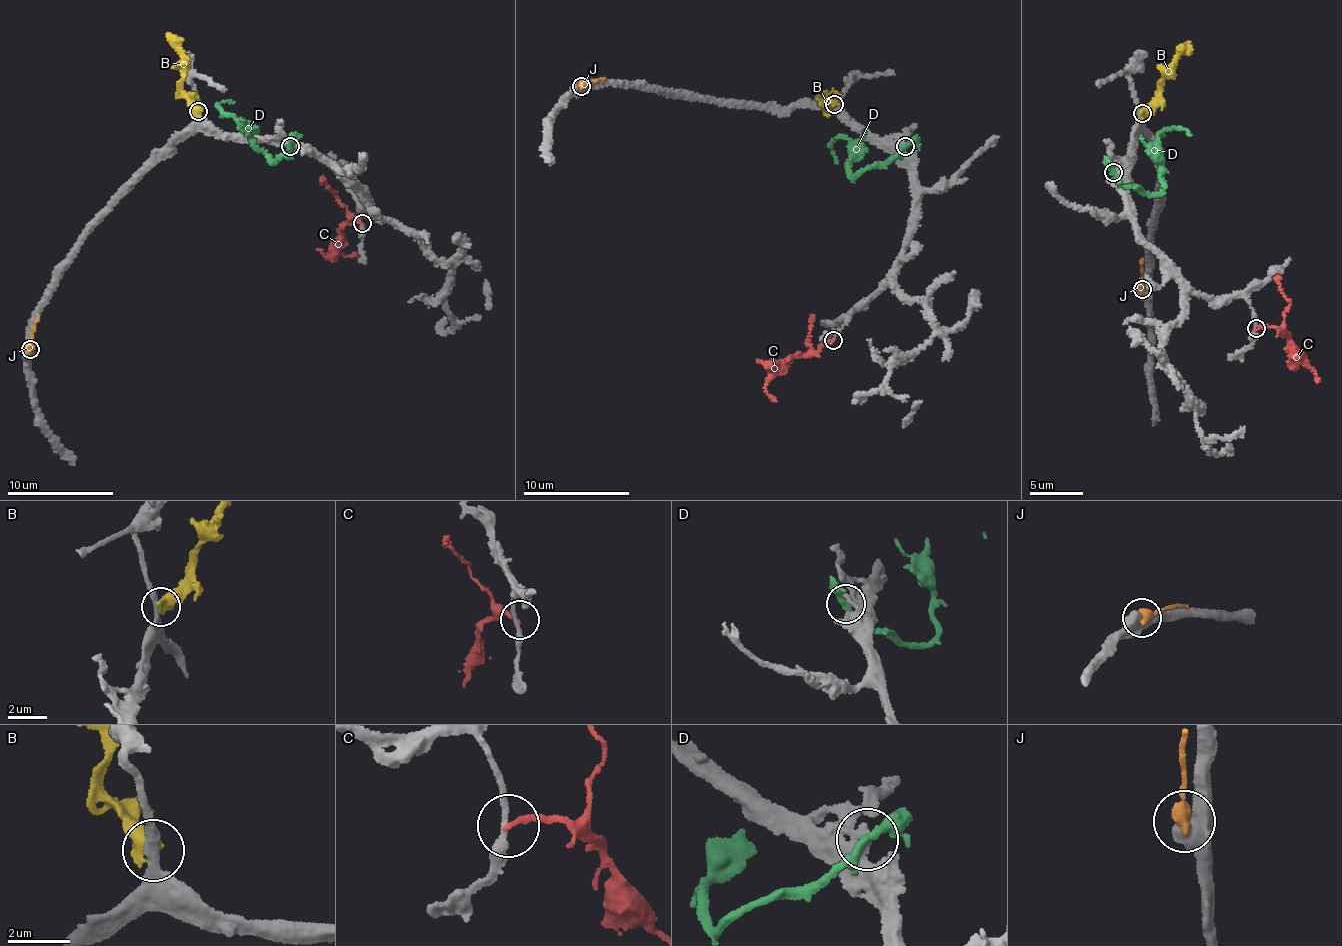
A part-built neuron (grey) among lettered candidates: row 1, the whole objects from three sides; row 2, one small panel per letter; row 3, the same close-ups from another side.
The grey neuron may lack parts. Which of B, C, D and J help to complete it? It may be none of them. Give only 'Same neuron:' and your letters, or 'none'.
Same neuron: none

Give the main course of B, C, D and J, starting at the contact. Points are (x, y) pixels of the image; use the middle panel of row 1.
B: (835, 104), (826, 100), (822, 102), (832, 98), (822, 99)
C: (832, 340), (793, 357), (768, 381), (767, 391), (776, 401)
D: (904, 147), (854, 175), (850, 167), (854, 160), (848, 140), (838, 138), (832, 144), (832, 154), (837, 164)
J: (580, 85), (605, 79)

